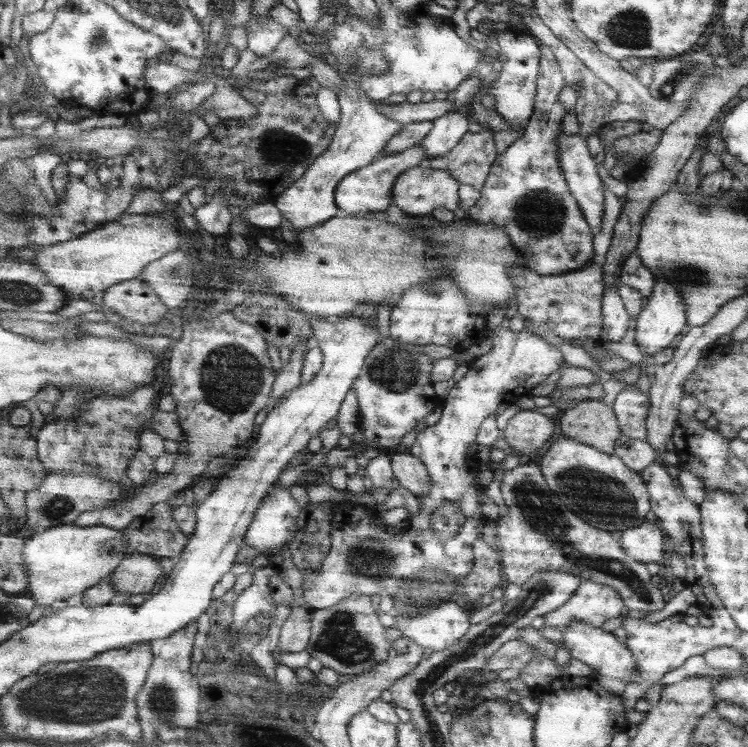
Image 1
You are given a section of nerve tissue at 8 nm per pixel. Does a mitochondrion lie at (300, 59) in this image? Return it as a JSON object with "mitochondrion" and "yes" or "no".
{"mitochondrion":"no"}

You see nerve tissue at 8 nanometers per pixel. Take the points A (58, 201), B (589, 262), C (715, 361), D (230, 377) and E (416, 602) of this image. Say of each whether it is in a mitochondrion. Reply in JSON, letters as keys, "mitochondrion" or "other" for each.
{"A":"other","B":"other","C":"other","D":"mitochondrion","E":"mitochondrion"}

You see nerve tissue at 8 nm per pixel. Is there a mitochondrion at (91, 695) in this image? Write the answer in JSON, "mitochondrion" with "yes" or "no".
{"mitochondrion":"yes"}

